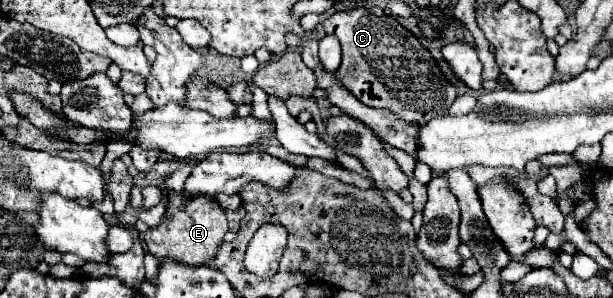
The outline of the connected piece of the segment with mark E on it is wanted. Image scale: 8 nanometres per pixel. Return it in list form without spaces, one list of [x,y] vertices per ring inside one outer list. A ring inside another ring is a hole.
[[[170,193],[168,197],[170,223],[146,231],[148,251],[158,259],[158,263],[172,259],[184,265],[206,265],[216,257],[220,245],[224,243],[224,235],[228,233],[224,211],[216,205],[214,197],[196,197],[196,201],[188,201],[182,193]]]

